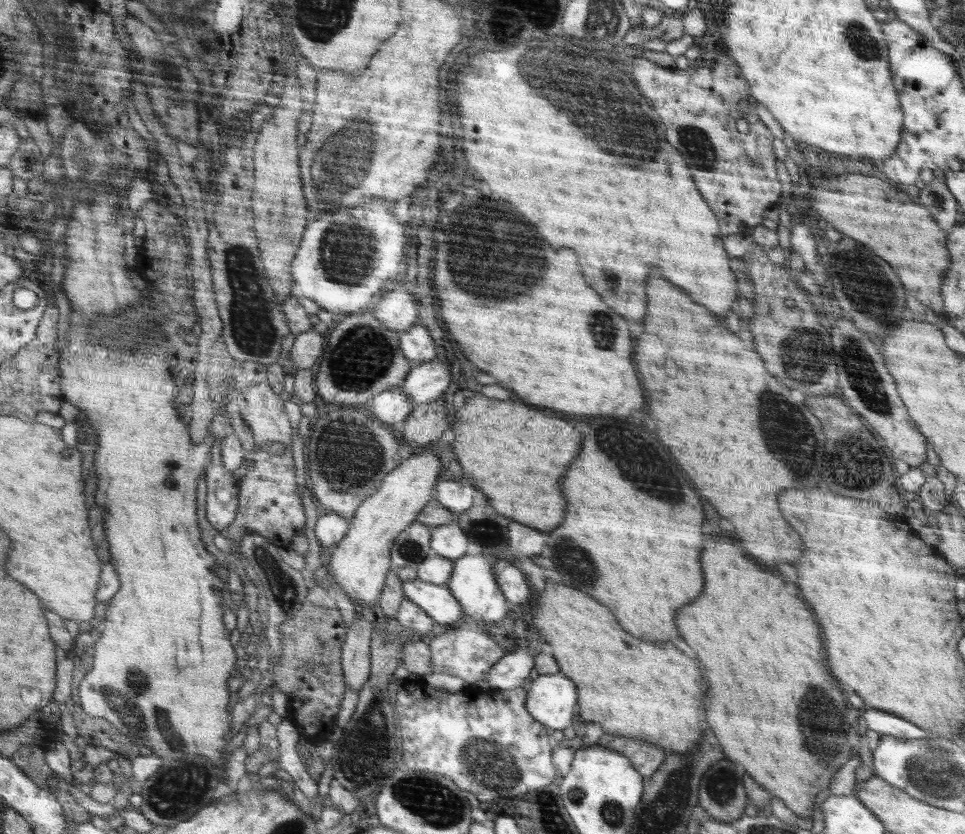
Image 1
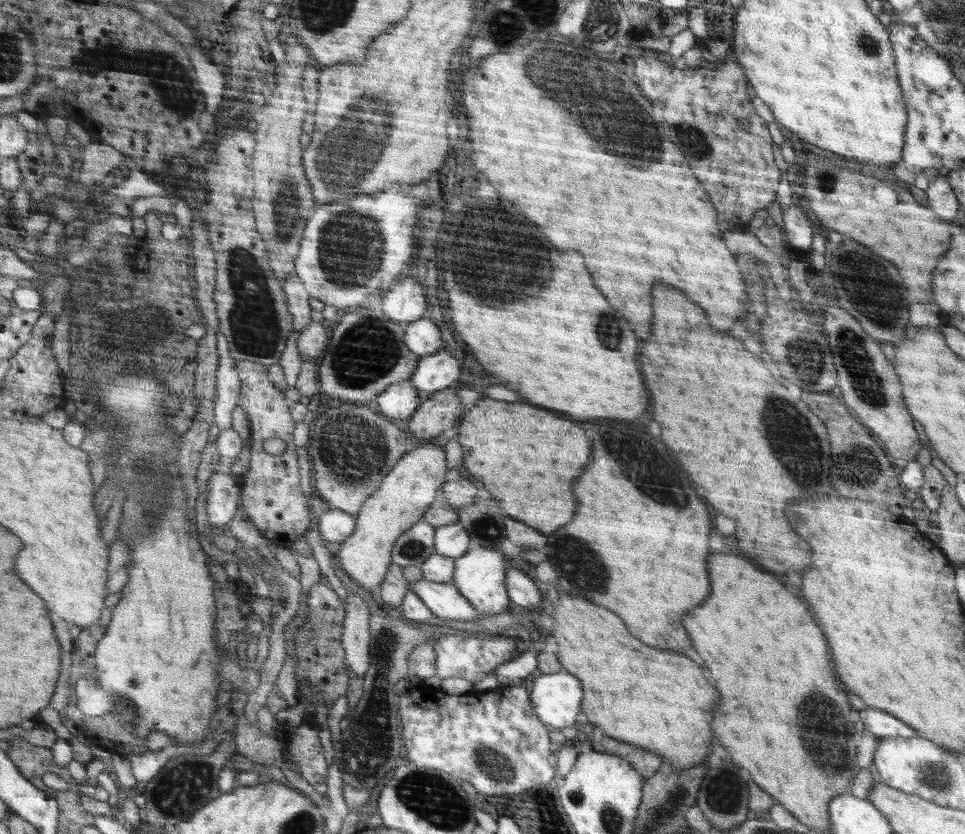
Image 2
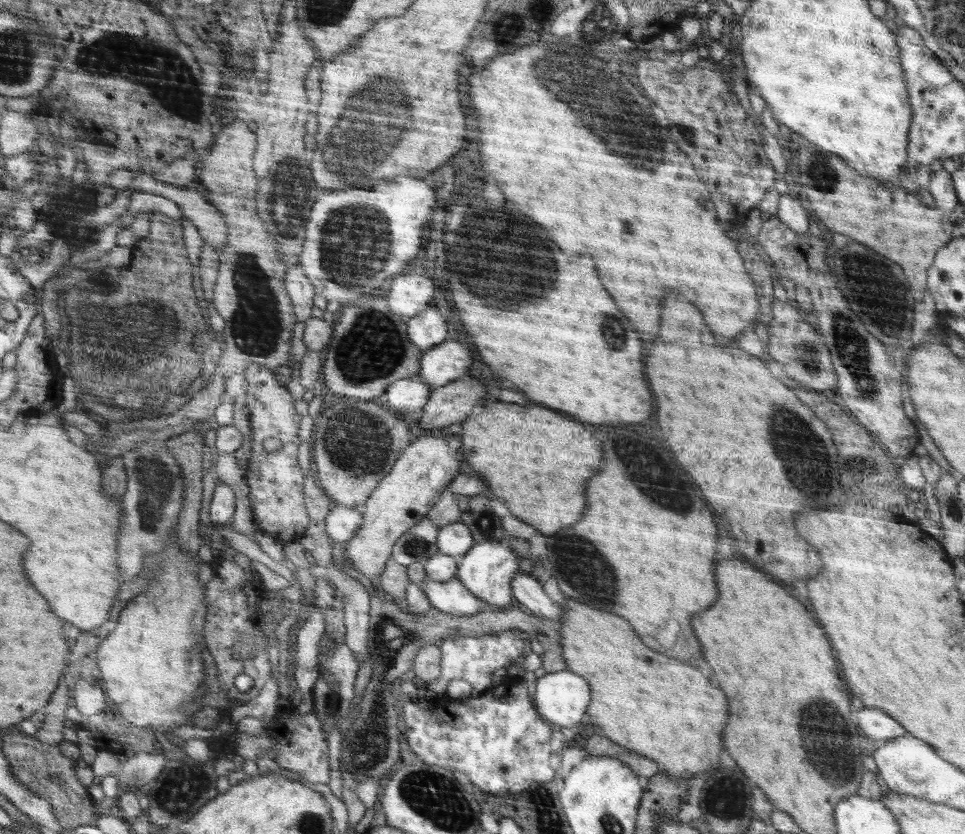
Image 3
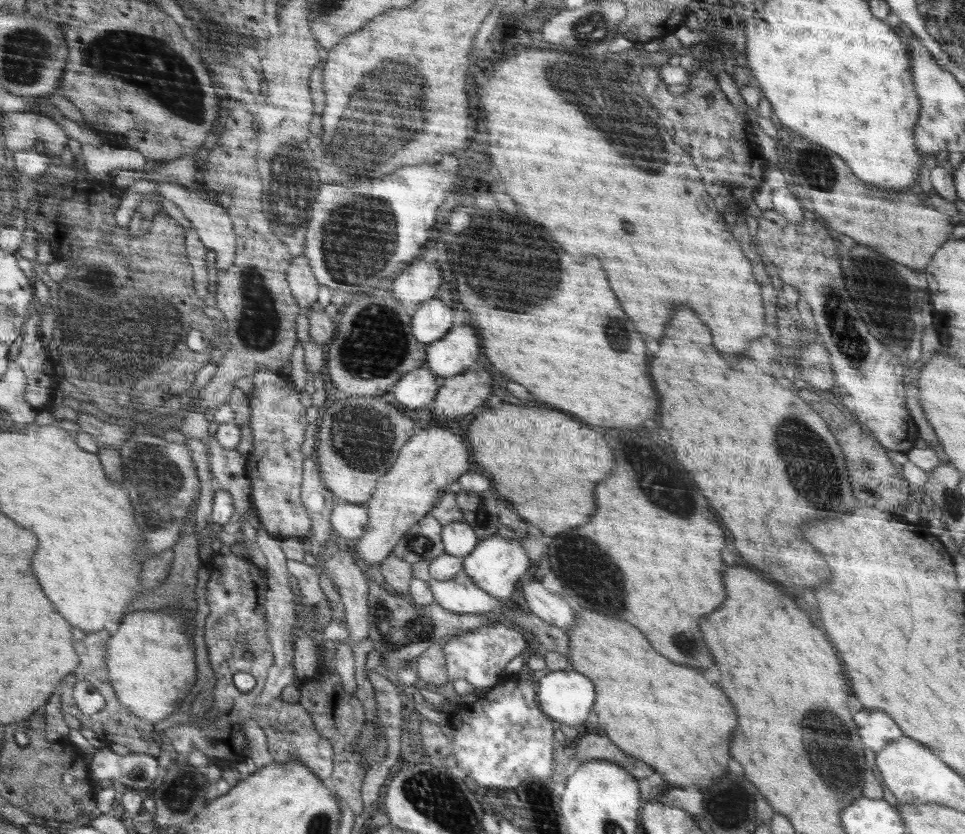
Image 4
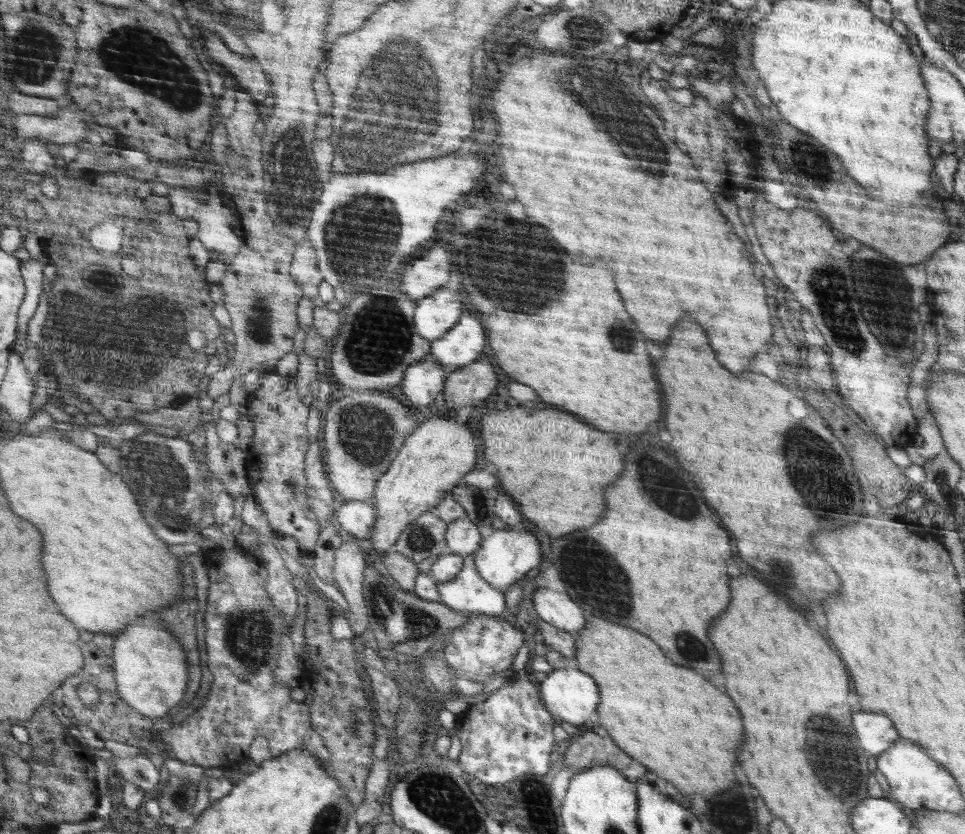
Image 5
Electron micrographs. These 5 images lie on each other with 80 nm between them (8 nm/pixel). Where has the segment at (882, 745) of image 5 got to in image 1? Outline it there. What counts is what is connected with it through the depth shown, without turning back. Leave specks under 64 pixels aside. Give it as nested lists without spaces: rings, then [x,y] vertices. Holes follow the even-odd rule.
[[[870,708],[870,710],[864,714],[864,722],[866,722],[870,730],[875,730],[884,736],[893,736],[896,738],[926,738],[932,734],[932,732],[926,732],[926,730],[910,724],[910,722],[904,720],[904,718],[894,716],[894,714],[886,714],[886,712],[874,710],[874,708]]]

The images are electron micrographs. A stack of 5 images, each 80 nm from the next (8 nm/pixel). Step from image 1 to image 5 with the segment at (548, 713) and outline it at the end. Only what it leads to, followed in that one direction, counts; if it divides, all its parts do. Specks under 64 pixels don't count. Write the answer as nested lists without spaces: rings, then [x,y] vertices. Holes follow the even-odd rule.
[[[575,665],[555,669],[539,684],[542,702],[562,723],[583,724],[601,702],[600,686]]]

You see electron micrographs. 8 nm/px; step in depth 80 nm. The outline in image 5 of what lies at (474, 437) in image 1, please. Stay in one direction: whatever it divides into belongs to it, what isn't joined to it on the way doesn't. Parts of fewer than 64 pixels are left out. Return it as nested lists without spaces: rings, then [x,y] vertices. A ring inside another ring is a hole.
[[[502,410],[494,416],[481,418],[478,430],[482,430],[484,458],[496,466],[496,474],[504,494],[512,496],[522,510],[522,516],[532,520],[538,528],[558,538],[584,526],[598,522],[604,512],[602,490],[618,478],[622,472],[622,454],[606,432],[586,426],[560,410]]]

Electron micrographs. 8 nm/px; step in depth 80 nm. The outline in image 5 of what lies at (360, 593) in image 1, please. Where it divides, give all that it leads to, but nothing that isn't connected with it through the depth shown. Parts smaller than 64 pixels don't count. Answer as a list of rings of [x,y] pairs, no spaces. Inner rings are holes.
[[[438,415],[420,423],[377,482],[376,492],[372,496],[375,521],[369,539],[376,552],[389,552],[409,522],[440,505],[448,490],[452,491],[454,484],[475,468],[476,458],[478,440],[466,424],[460,426],[452,416]]]

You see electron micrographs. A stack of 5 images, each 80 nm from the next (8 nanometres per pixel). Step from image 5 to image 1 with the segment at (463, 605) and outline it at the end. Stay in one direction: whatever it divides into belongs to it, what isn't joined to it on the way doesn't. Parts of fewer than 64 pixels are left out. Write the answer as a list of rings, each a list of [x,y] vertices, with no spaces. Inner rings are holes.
[[[418,578],[403,581],[405,598],[417,604],[438,624],[450,624],[466,618],[464,607],[447,585],[424,582]]]

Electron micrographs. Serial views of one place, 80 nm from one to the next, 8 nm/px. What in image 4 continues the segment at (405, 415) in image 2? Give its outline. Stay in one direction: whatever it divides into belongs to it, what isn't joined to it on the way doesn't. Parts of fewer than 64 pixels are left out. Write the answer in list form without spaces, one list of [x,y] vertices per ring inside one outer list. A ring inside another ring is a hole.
[[[425,364],[411,370],[388,392],[396,404],[402,404],[412,410],[422,410],[435,400],[441,381]]]

